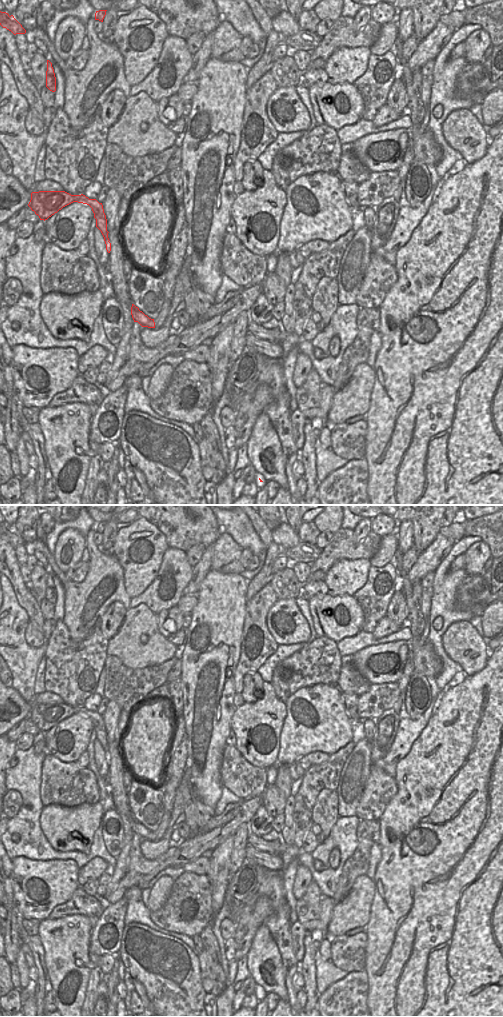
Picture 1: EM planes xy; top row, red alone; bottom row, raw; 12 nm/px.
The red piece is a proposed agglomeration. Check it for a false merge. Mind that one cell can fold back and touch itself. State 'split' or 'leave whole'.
split

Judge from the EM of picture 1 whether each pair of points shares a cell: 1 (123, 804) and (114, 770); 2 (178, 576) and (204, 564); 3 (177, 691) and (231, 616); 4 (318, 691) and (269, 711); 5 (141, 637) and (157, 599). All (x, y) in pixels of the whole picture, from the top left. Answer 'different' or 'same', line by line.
1: same
2: different
3: different
4: different
5: different

